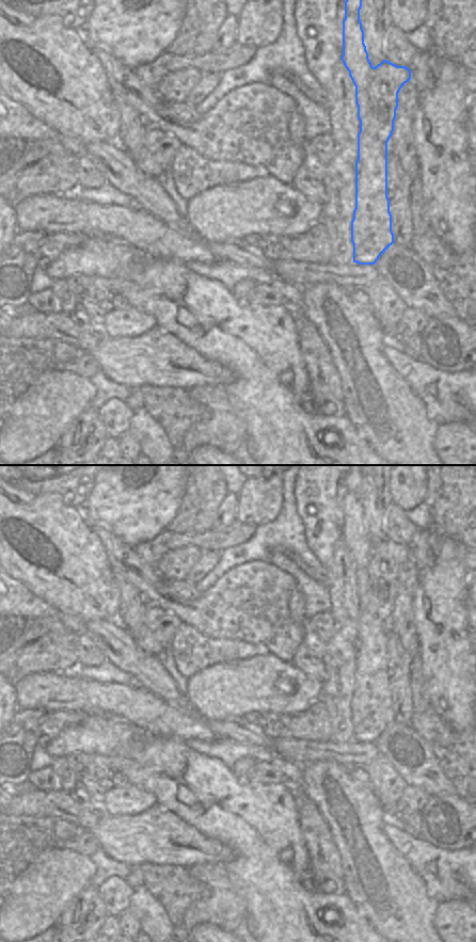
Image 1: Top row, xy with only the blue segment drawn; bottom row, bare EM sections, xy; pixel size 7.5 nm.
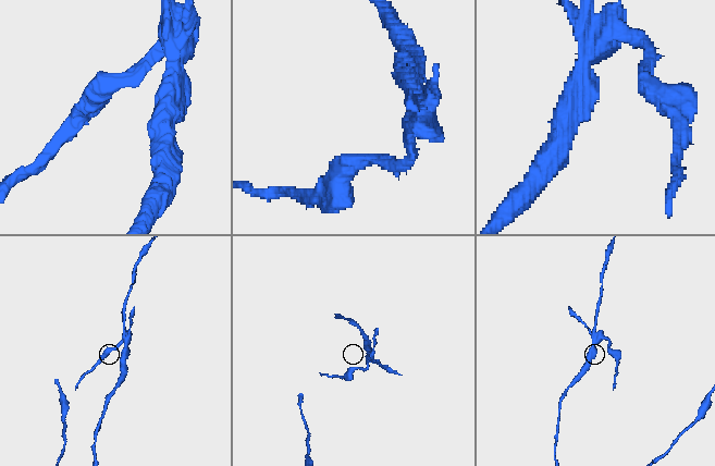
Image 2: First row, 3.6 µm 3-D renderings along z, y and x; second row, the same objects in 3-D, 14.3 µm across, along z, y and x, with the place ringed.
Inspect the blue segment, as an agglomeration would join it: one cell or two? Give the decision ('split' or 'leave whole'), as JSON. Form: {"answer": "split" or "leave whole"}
{"answer": "split"}

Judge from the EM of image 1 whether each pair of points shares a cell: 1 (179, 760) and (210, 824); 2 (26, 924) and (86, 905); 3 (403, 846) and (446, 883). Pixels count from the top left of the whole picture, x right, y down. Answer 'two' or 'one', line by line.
1: one
2: two
3: one

